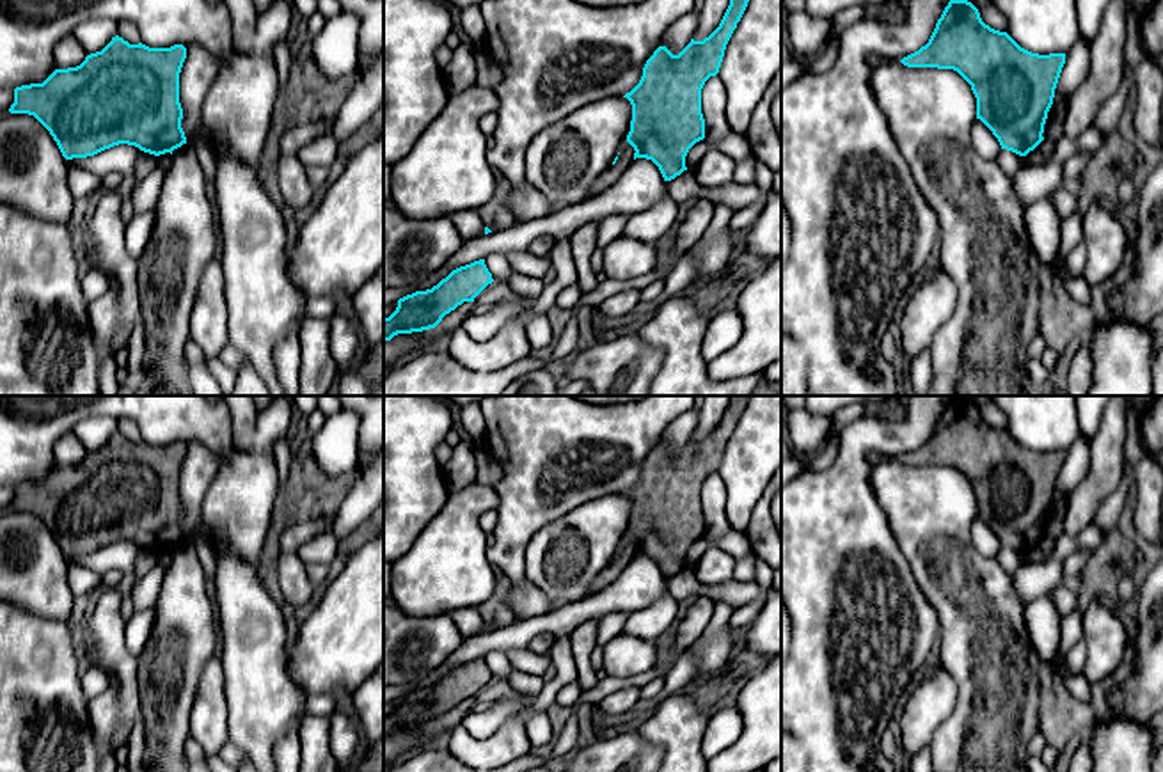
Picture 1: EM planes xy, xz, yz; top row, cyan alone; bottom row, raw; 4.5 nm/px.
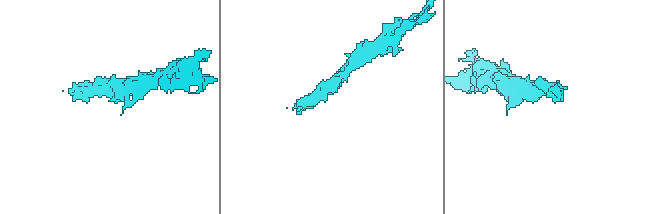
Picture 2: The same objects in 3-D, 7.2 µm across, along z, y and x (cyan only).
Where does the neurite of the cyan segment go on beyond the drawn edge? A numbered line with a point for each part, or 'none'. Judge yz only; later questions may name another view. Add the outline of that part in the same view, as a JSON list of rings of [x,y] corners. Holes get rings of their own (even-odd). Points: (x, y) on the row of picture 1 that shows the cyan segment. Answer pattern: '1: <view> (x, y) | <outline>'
none

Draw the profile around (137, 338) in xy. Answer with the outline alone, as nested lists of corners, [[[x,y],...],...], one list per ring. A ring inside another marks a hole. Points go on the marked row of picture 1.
[[[142,316],[133,325],[133,330],[128,339],[128,364],[126,364],[126,385],[137,387],[140,383],[138,373],[142,369],[142,362],[146,358],[146,328]]]

